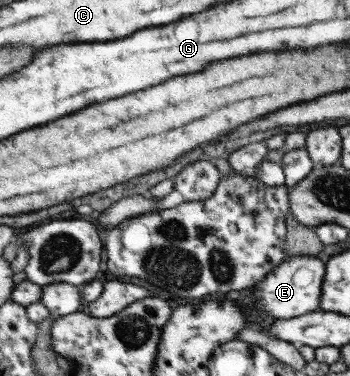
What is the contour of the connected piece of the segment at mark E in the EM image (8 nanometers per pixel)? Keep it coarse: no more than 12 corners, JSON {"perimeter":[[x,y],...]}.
{"perimeter":[[287,257],[257,283],[276,320],[318,310],[325,265]]}

